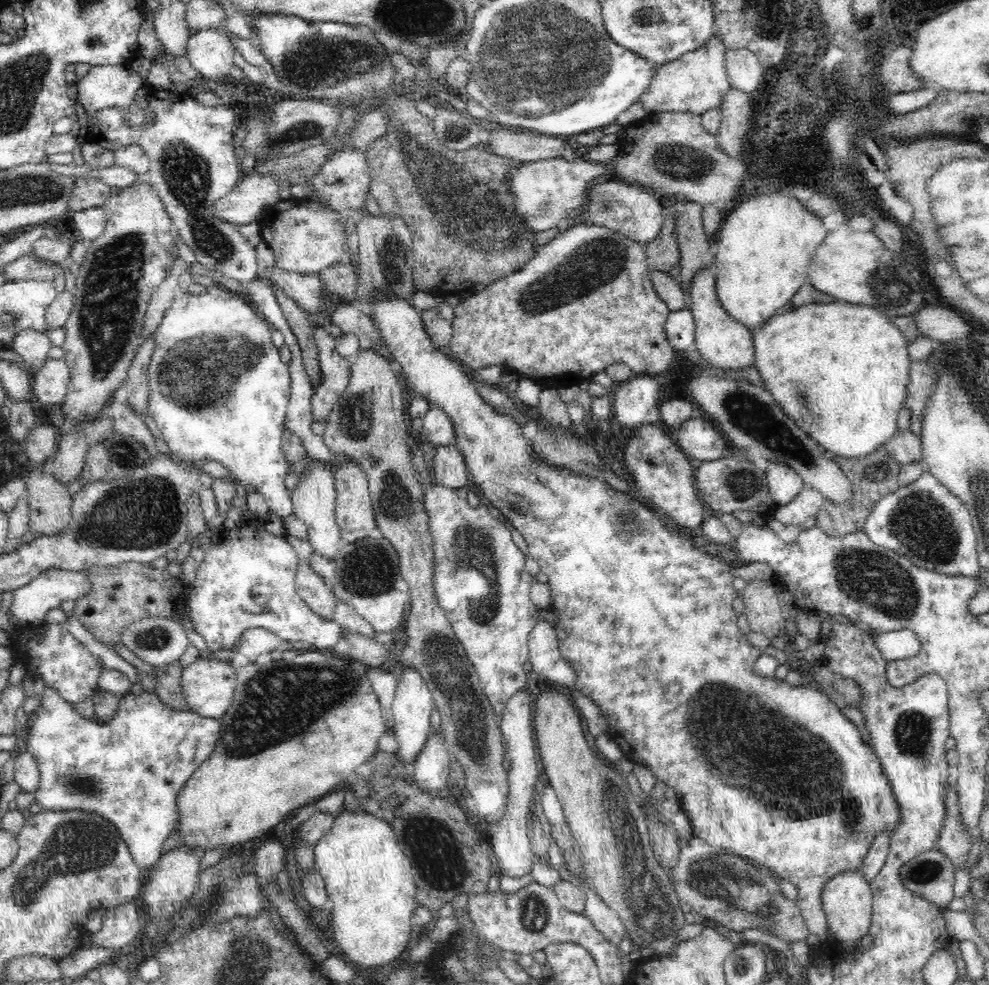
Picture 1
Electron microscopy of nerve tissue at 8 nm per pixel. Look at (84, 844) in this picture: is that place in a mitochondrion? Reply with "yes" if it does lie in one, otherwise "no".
yes

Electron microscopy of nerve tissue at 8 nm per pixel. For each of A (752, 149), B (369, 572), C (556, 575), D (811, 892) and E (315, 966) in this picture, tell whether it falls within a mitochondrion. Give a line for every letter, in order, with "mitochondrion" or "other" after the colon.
A: other
B: mitochondrion
C: other
D: other
E: other

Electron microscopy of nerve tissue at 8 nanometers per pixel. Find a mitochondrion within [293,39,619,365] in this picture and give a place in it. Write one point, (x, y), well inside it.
(470, 210)

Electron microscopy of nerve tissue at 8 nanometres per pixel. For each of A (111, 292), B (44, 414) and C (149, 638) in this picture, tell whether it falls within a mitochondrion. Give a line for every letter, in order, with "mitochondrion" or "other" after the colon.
A: mitochondrion
B: other
C: mitochondrion

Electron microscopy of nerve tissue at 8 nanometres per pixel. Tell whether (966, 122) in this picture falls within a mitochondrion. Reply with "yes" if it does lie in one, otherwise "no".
yes

